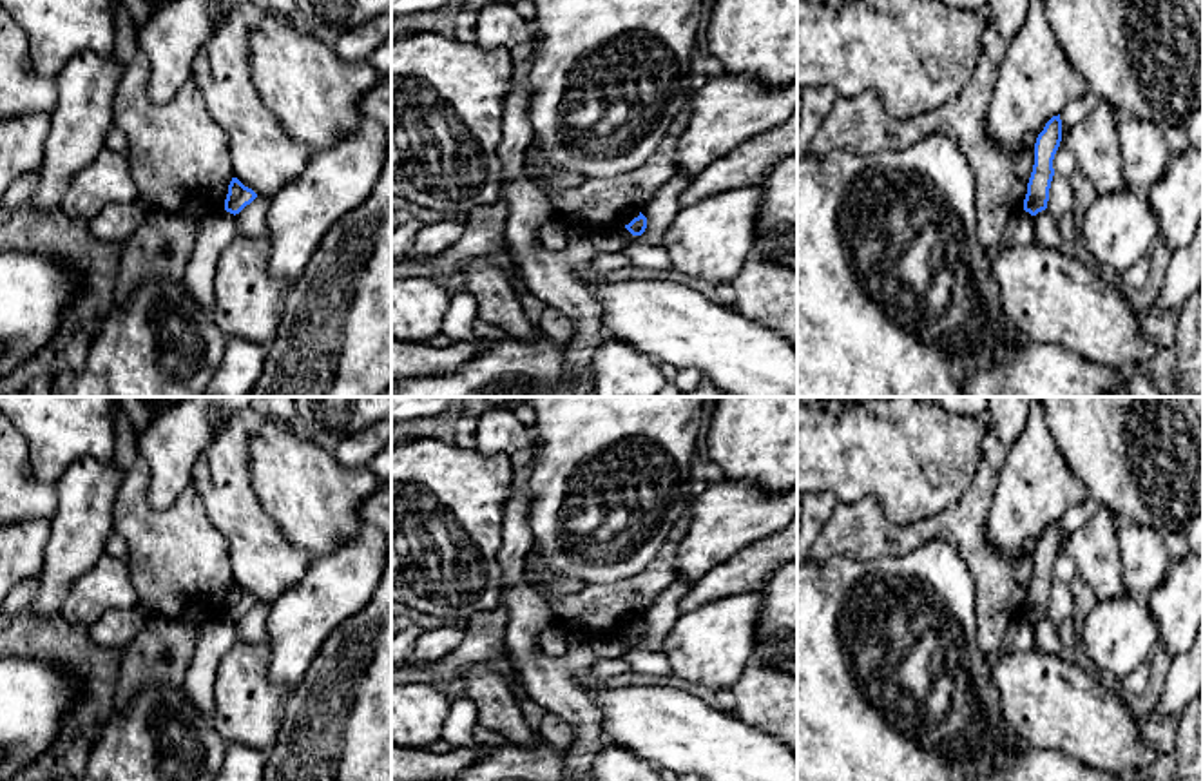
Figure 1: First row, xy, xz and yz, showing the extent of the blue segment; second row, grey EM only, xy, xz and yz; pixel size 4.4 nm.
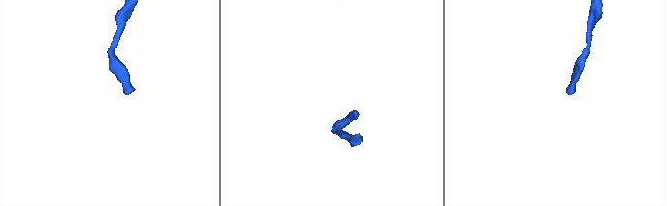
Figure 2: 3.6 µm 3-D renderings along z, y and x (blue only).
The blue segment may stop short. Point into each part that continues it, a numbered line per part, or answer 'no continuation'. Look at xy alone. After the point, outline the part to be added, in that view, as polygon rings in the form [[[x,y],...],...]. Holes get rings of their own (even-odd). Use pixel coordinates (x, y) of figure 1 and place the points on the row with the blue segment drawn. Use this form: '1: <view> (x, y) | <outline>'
no continuation

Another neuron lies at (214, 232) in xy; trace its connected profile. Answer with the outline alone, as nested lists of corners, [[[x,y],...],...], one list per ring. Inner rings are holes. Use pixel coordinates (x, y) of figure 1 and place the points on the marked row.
[[[225,208],[199,221],[196,248],[181,281],[190,297],[208,313],[214,310],[214,274],[217,259],[236,236],[236,216]]]

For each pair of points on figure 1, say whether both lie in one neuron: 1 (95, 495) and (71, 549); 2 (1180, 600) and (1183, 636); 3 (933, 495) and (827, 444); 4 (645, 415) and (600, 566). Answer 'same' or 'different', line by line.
1: same
2: same
3: same
4: same

